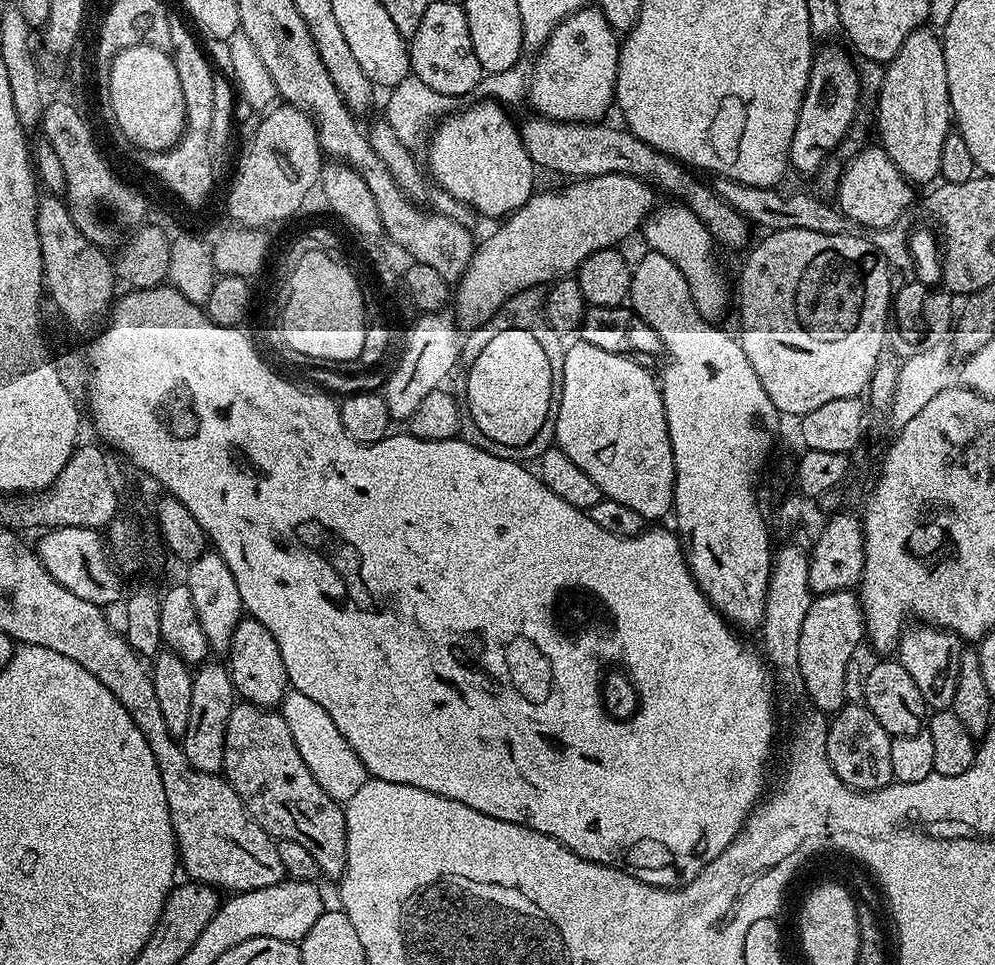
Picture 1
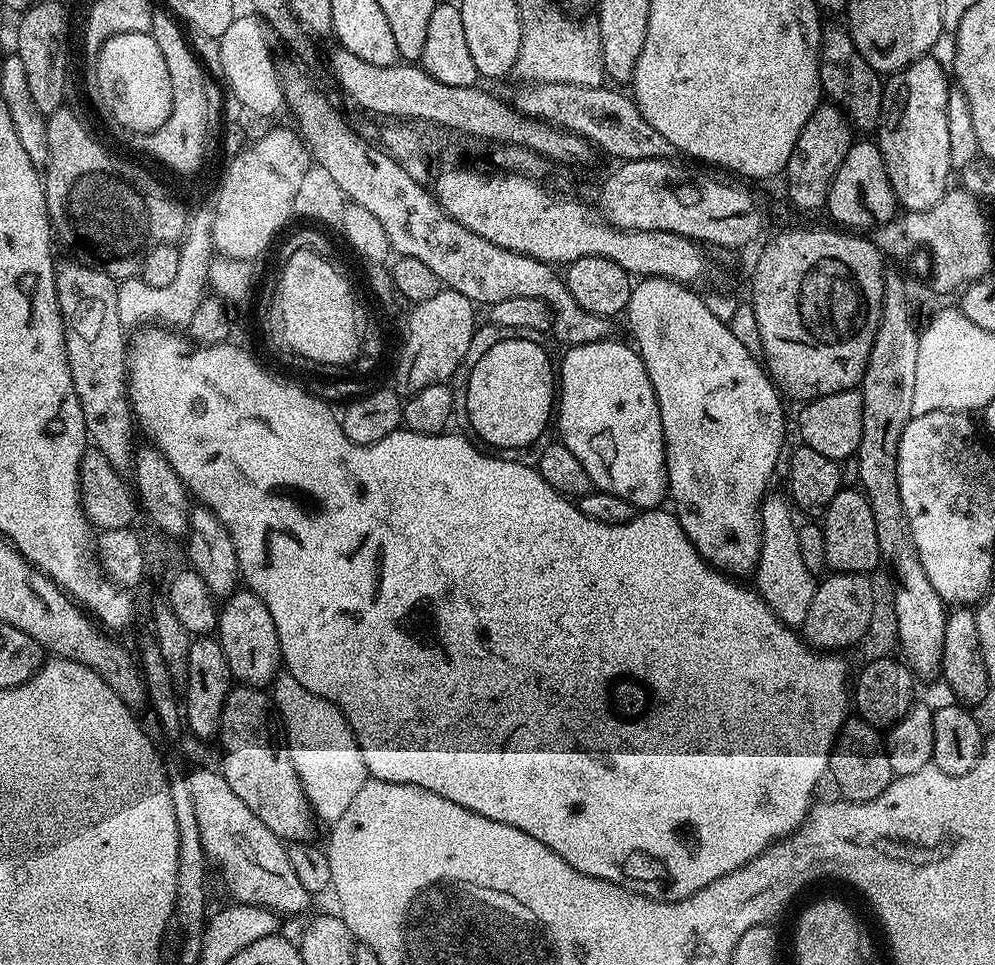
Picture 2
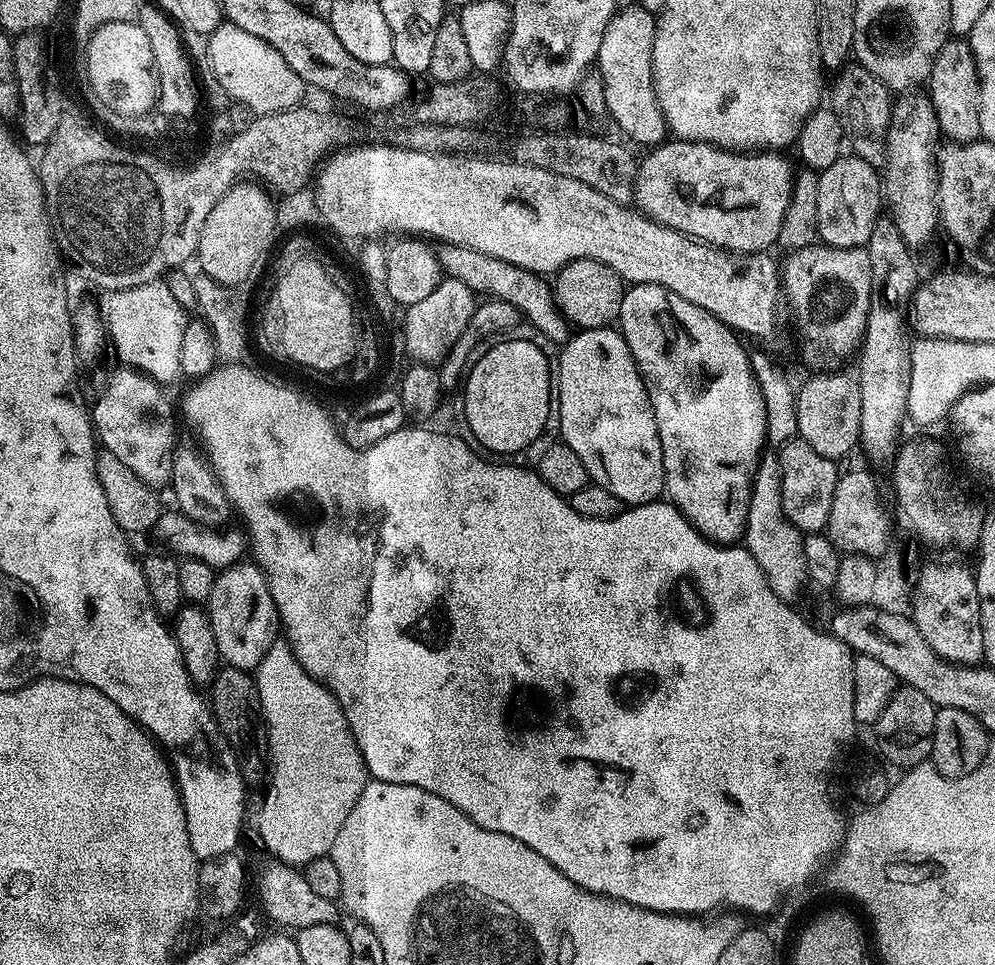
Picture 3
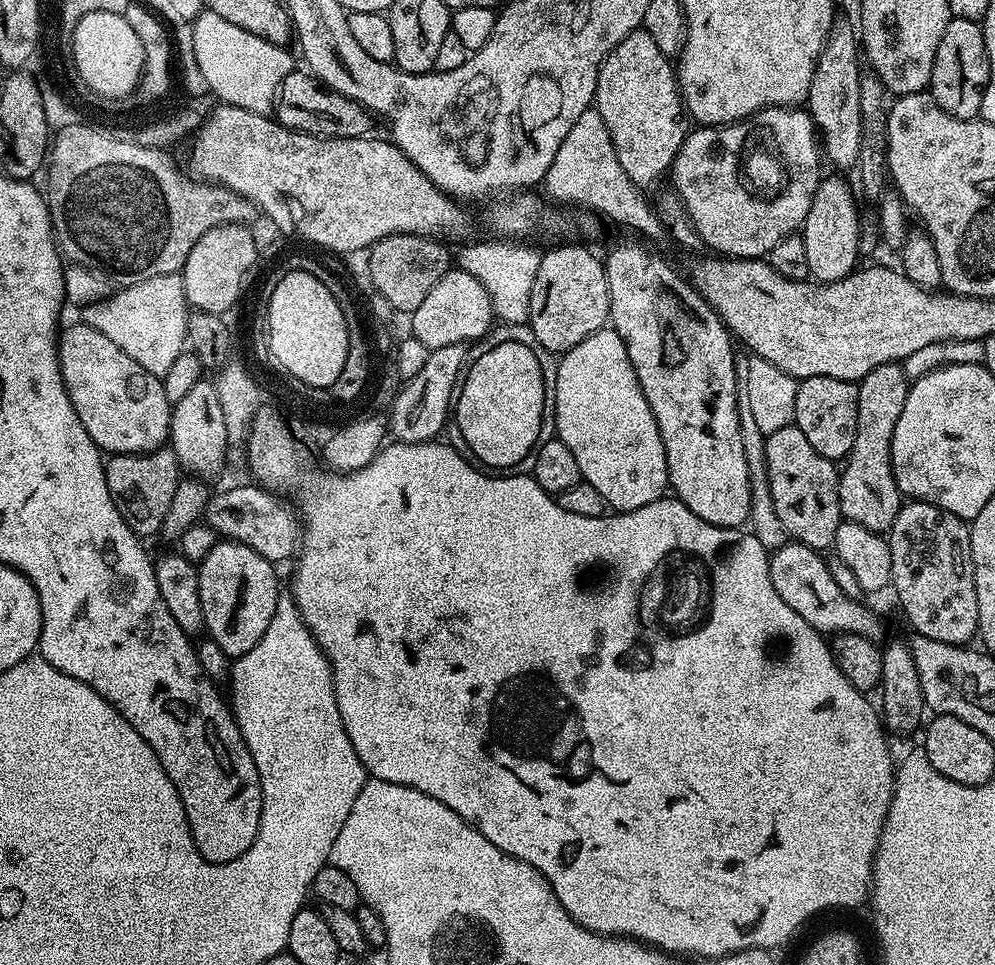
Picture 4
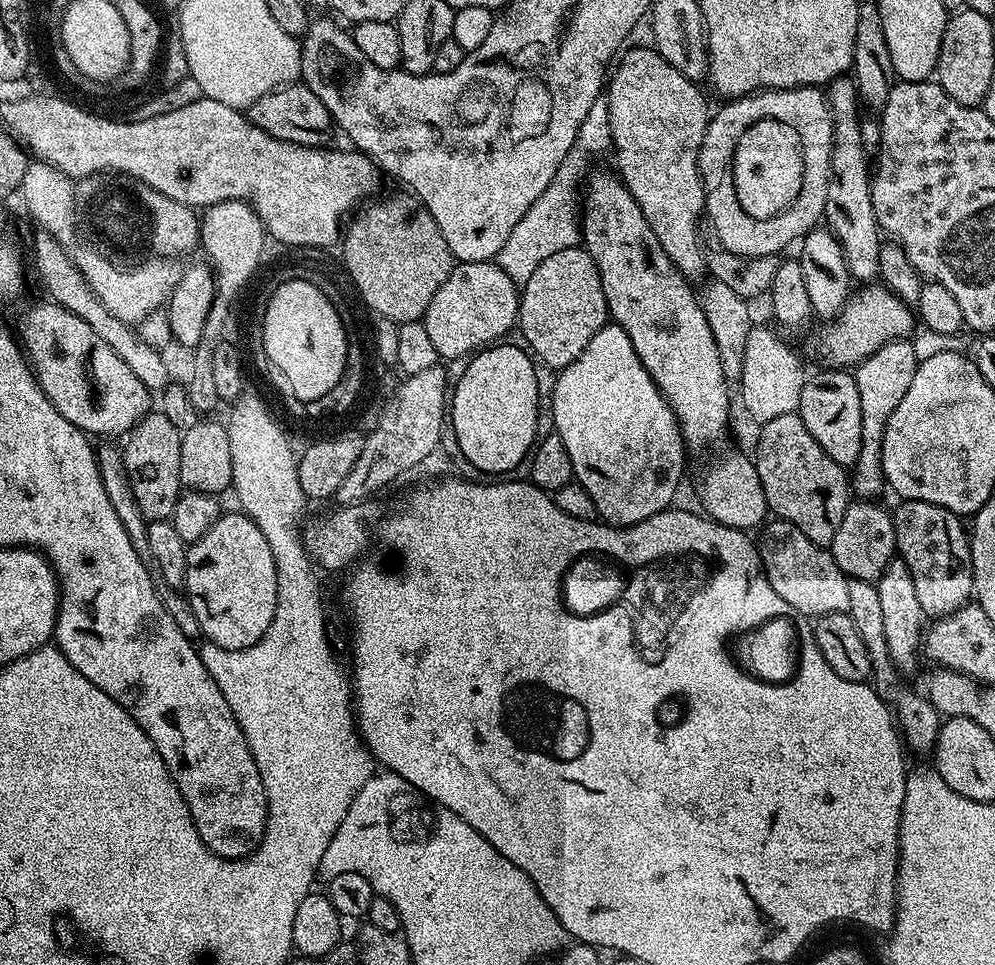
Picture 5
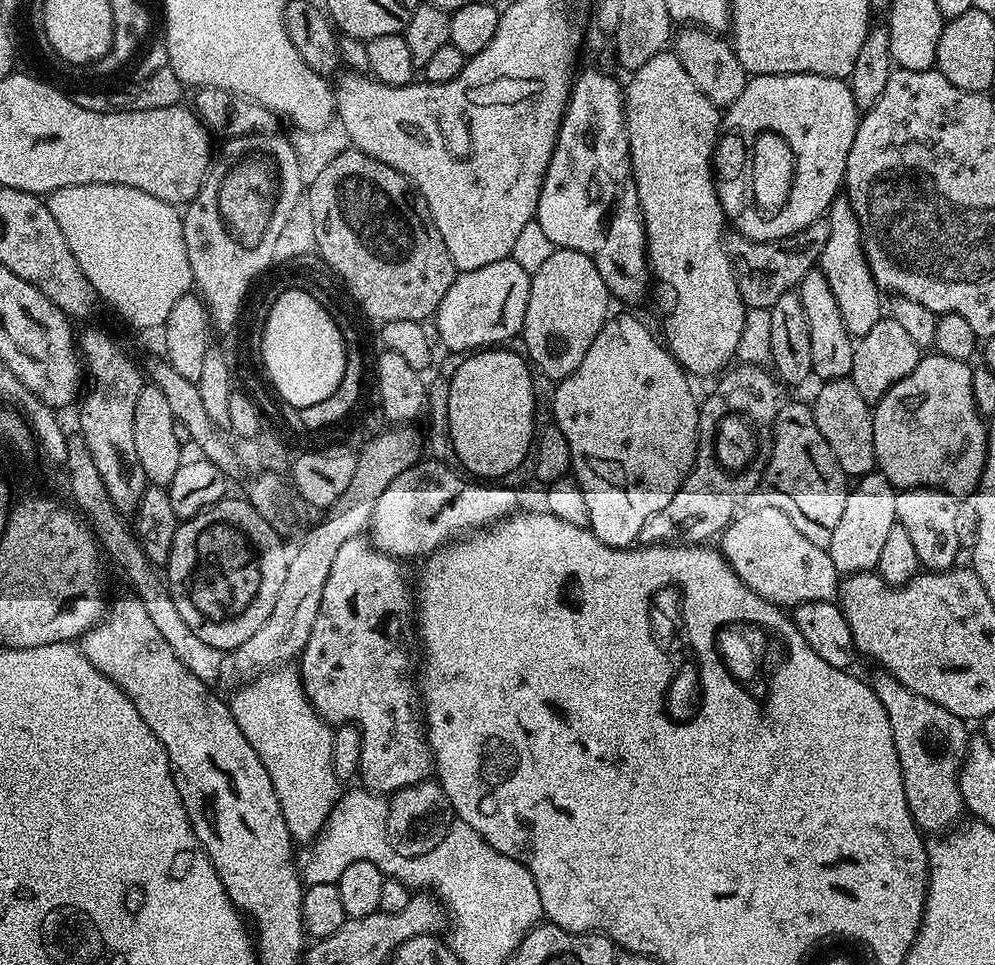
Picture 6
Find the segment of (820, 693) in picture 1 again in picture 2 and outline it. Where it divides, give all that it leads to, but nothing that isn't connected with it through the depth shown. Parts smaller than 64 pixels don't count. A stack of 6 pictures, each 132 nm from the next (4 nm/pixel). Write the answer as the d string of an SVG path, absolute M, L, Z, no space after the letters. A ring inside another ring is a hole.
M837 572L825 575L817 583L814 602L810 602L810 610L802 625L802 635L809 645L820 650L844 650L847 644L856 644L868 632L872 624L872 611L876 608L876 592L872 589L871 575L863 572Z

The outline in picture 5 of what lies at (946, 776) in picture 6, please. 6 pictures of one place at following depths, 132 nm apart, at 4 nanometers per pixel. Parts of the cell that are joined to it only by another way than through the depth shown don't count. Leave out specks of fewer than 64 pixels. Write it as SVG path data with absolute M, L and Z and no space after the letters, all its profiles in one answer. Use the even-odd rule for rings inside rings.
M849 579L846 586L846 598L848 599L847 614L854 622L862 642L866 642L866 654L870 654L870 666L872 667L870 683L884 703L892 709L907 751L909 753L931 753L936 747L942 717L939 710L928 701L927 695L920 693L919 696L904 681L907 679L896 669L894 662L890 662L890 652L886 647L886 633L882 622L882 609L875 583L870 580Z

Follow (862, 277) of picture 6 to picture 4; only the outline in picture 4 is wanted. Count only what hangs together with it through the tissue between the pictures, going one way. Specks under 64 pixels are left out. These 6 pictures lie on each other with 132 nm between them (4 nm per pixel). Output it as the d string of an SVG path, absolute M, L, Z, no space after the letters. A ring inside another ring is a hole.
M837 19L828 31L822 54L816 63L814 78L806 101L806 111L822 137L822 152L836 168L852 169L860 153L860 139L864 133L862 118L862 45L857 29L848 20Z

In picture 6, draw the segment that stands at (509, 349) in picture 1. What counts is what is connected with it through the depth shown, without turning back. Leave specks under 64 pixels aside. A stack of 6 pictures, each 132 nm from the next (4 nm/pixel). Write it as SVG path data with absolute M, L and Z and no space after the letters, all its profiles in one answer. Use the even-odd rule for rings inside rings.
M504 350L473 351L476 360L465 355L458 386L449 388L446 405L449 436L460 459L459 467L488 482L514 470L534 448L532 418L537 415L537 406L532 389L533 369L527 363L520 364L518 357L500 351Z

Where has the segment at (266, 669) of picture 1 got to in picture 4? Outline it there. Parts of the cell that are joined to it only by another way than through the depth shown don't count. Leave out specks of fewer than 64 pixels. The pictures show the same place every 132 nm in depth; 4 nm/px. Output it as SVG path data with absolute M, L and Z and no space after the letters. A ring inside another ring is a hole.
M234 540L217 542L206 554L206 558L199 561L198 594L202 598L204 626L210 639L218 642L218 646L222 646L222 650L229 658L254 650L262 634L266 634L266 626L270 626L270 618L274 618L274 610L278 598L282 595L282 588L276 581L276 572L272 568L275 568L273 561L262 558L262 554L250 550L250 546L237 544Z

